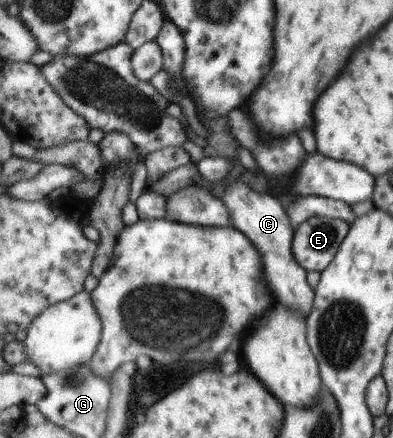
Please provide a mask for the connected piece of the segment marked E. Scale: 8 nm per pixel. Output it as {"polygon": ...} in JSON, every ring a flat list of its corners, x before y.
{"polygon":[[323,216,309,218,294,230,292,241,293,255,308,272,322,272,335,259,349,230,350,223,344,219]]}

